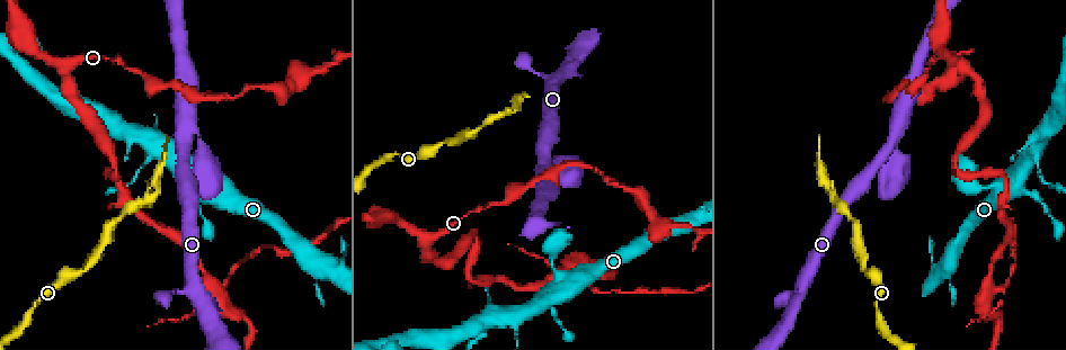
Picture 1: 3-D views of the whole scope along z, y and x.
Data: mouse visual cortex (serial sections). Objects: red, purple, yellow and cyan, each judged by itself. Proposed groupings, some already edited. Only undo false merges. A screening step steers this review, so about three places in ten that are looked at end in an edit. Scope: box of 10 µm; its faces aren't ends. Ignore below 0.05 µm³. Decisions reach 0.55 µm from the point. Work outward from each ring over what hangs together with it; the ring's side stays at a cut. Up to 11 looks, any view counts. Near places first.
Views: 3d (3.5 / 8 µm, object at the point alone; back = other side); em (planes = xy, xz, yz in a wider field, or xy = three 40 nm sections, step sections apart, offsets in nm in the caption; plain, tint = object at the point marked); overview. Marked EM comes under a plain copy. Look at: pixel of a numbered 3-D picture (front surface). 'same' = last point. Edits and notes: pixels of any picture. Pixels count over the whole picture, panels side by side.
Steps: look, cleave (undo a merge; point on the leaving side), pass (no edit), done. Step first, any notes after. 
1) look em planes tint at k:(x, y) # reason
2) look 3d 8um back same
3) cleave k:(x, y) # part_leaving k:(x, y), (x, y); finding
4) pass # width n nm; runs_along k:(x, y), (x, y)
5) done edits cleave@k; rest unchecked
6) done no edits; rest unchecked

look 3d 3.5um at 1:(478, 241) # sharp bend

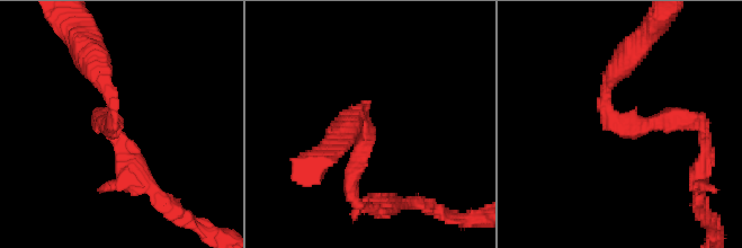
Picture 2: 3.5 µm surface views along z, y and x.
look em xy step 3 tint at 2:(110, 125) # arm_widths 200, 300 nm; need the tissue

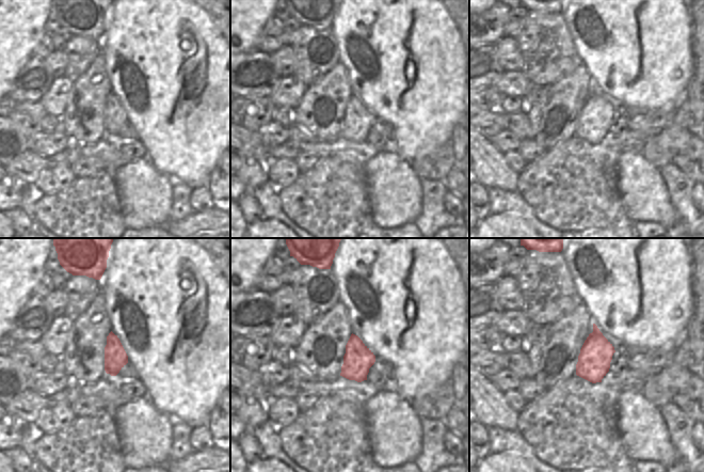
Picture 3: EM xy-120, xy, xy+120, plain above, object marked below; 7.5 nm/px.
pass # runs_along 2:(624, 61), (607, 86), (618, 124), (690, 120); one cell here

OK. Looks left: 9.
look 3d 8um at 1:(833, 193)

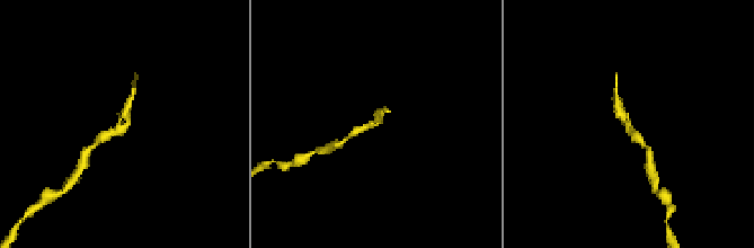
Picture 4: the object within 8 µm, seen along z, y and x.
look 3d 3.5um same # closer look

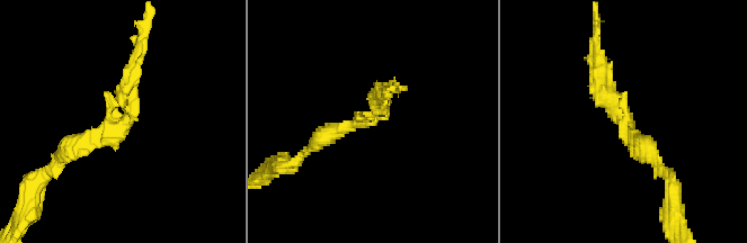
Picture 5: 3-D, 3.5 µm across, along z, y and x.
look em xy step 5 tint at 5:(620, 121)

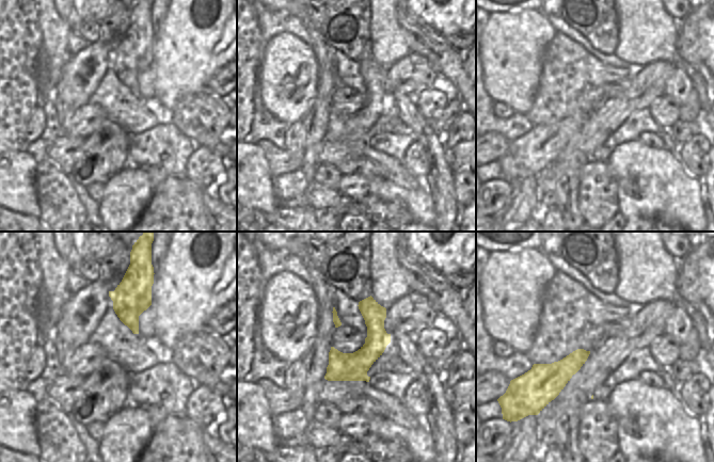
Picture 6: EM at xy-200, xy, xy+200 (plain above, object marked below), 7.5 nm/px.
pass # runs_along 6:(370, 300), (374, 344), (328, 377); one cell here

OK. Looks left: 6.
look 3d 3.5um at 1:(887, 175) # sudden change in width

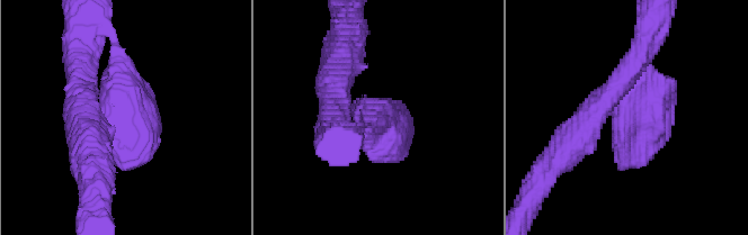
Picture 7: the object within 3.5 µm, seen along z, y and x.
look em planes tint at 7:(128, 112)

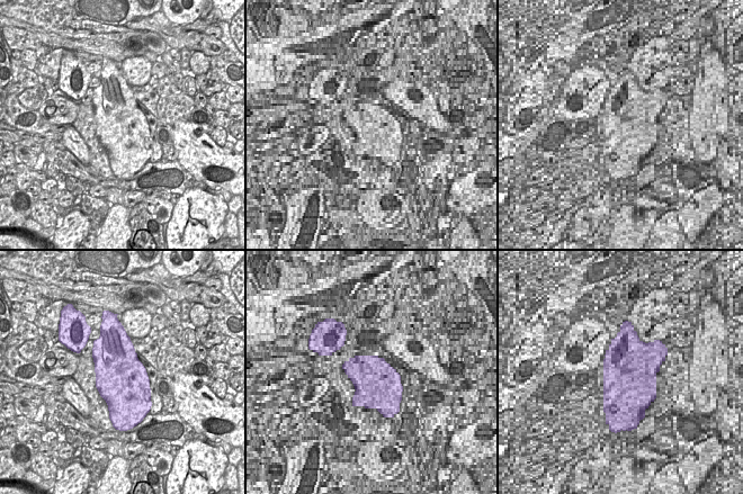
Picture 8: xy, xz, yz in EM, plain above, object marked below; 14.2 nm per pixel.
pass # runs_along 7:(81, 92), (122, 169); continuous, no second cell

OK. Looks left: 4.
look 3d 8um at 1:(564, 281) # sharp bend

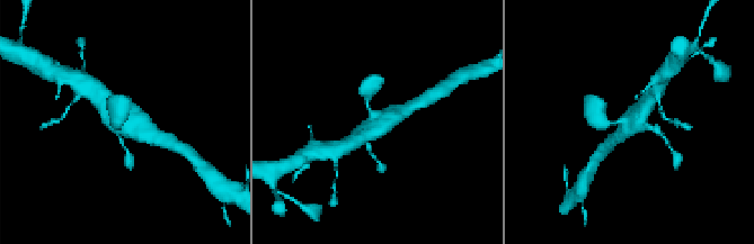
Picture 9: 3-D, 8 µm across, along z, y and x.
look em xy step 5 tint same # need the tissue

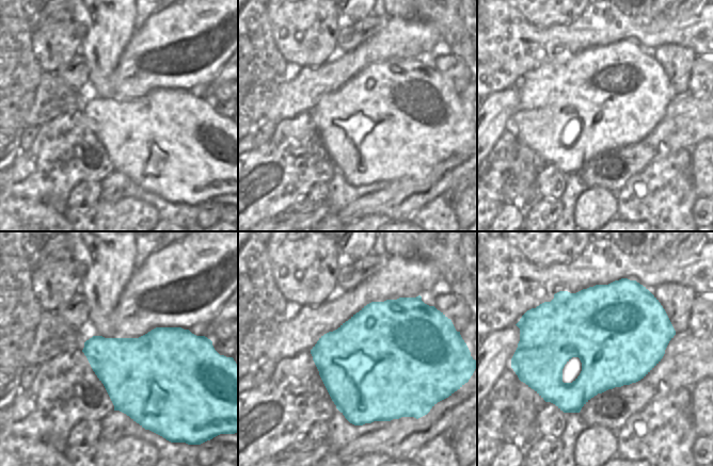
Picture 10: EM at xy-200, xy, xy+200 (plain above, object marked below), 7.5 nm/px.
pass # width 850 nm; runs_along 9:(159, 137), (143, 129), (111, 101); one cell here

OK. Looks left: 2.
look 3d 3.5um back at 1:(572, 266) # branch point

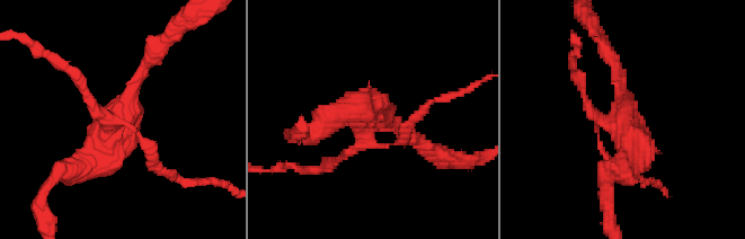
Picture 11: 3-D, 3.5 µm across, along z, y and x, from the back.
look em xy step 3 tint at 11:(113, 123) # now the EM

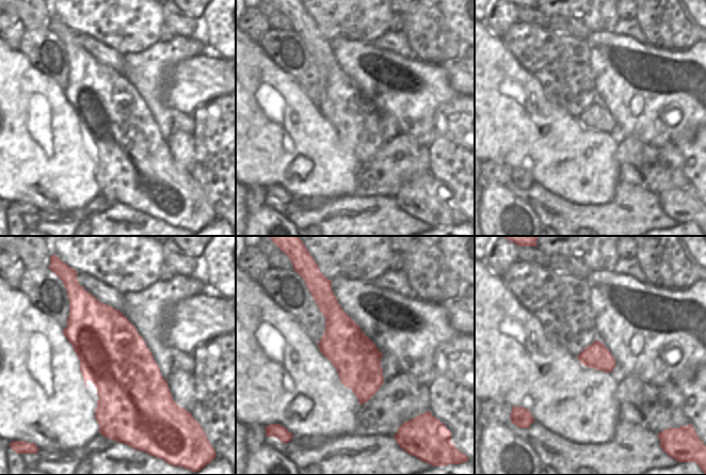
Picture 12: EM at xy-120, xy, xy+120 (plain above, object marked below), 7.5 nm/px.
cleave 11:(149, 150) # part_leaving 11:(113, 120), (43, 51); two cells meet here

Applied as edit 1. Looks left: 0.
done edits cleave@11; rest unchecked

